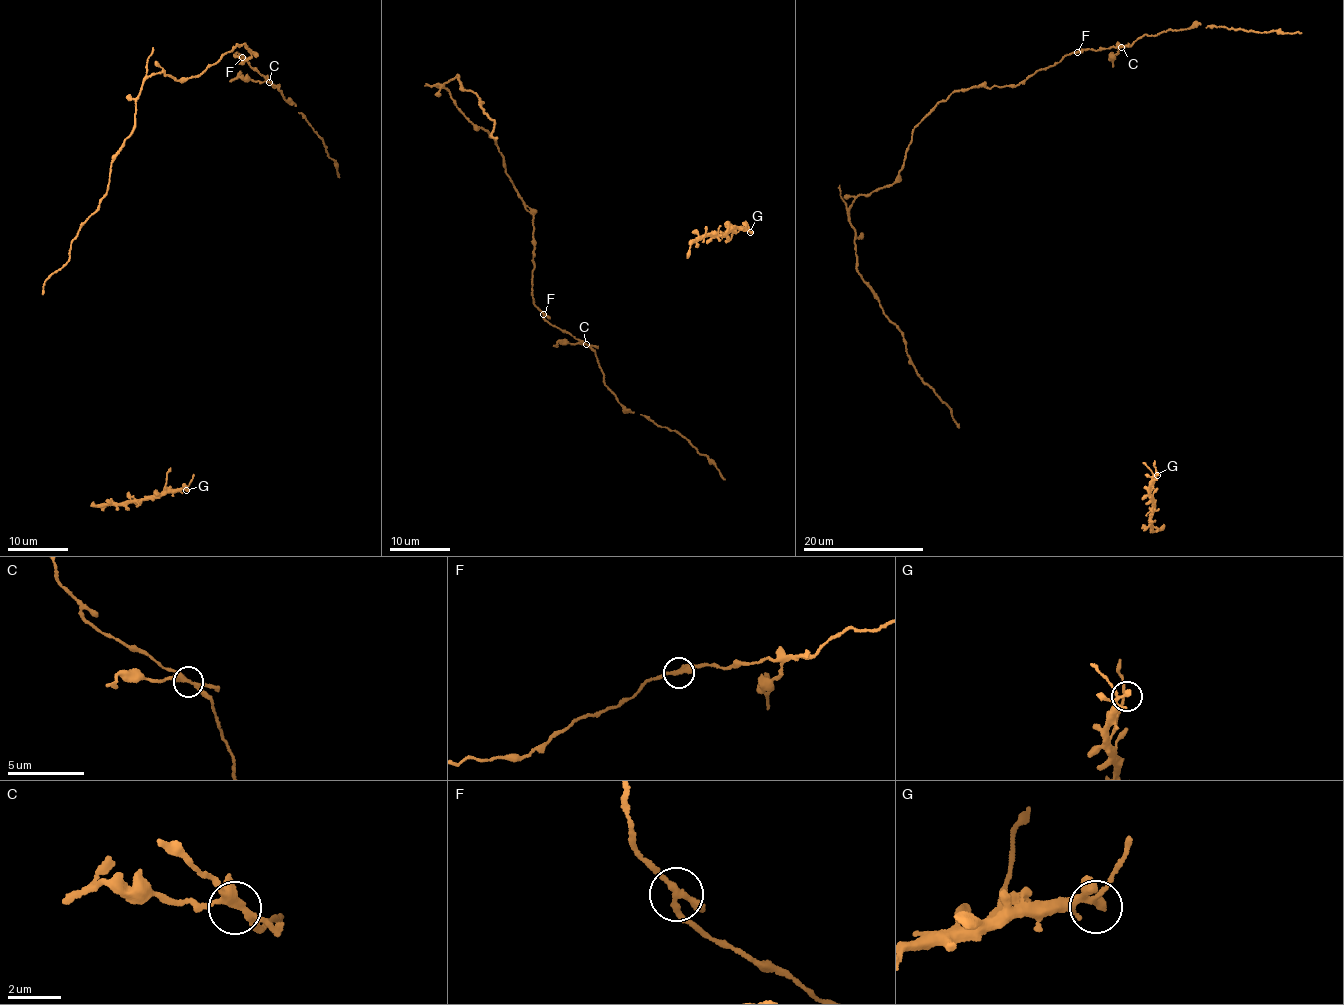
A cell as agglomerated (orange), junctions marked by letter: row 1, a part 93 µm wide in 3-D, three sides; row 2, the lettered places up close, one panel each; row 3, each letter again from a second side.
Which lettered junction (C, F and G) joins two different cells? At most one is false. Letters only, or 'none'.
C

